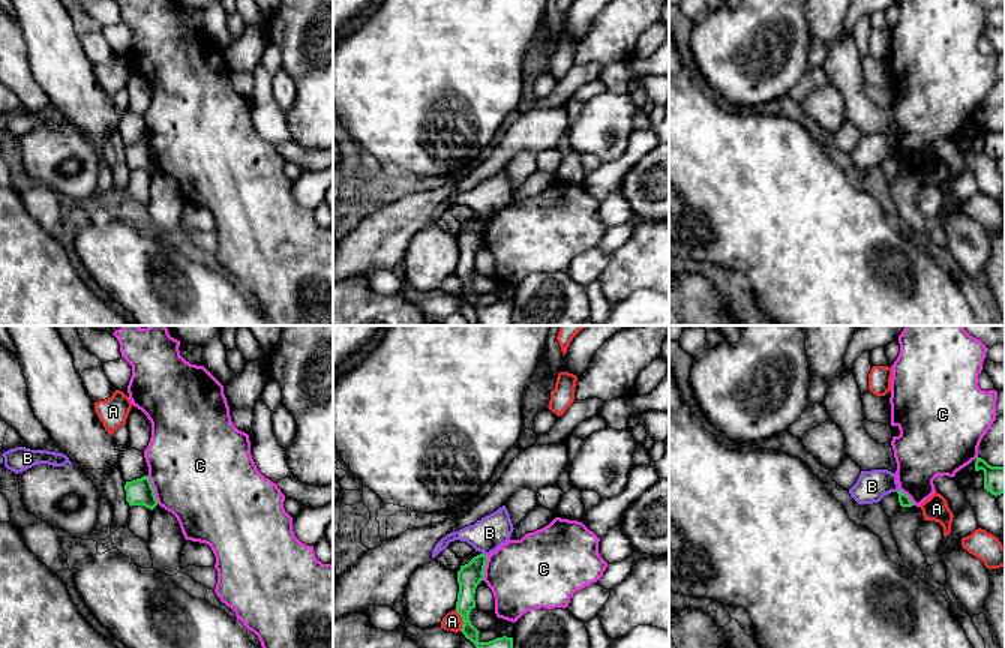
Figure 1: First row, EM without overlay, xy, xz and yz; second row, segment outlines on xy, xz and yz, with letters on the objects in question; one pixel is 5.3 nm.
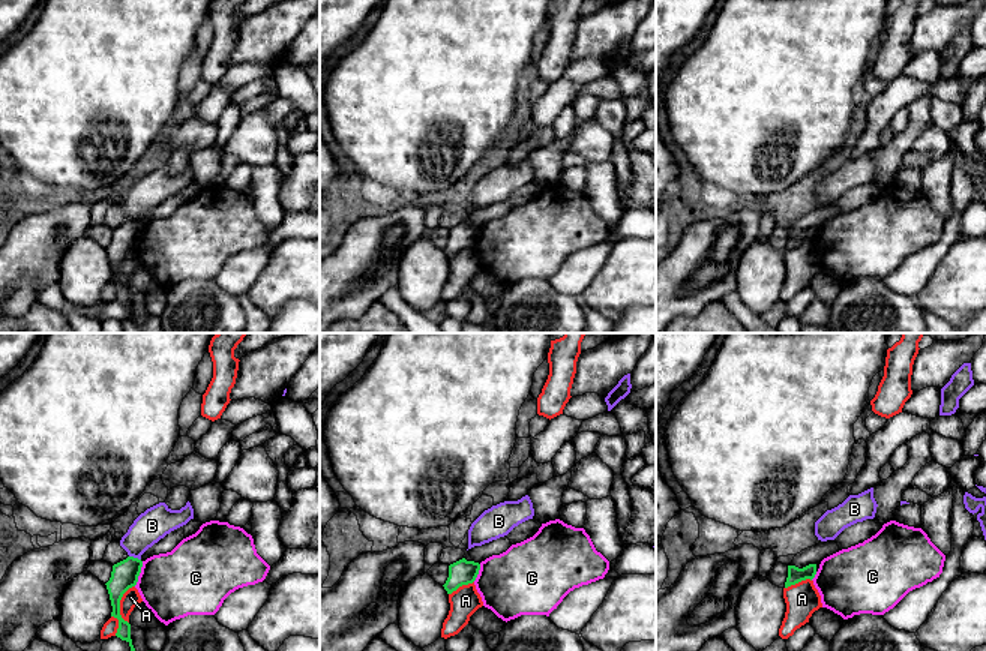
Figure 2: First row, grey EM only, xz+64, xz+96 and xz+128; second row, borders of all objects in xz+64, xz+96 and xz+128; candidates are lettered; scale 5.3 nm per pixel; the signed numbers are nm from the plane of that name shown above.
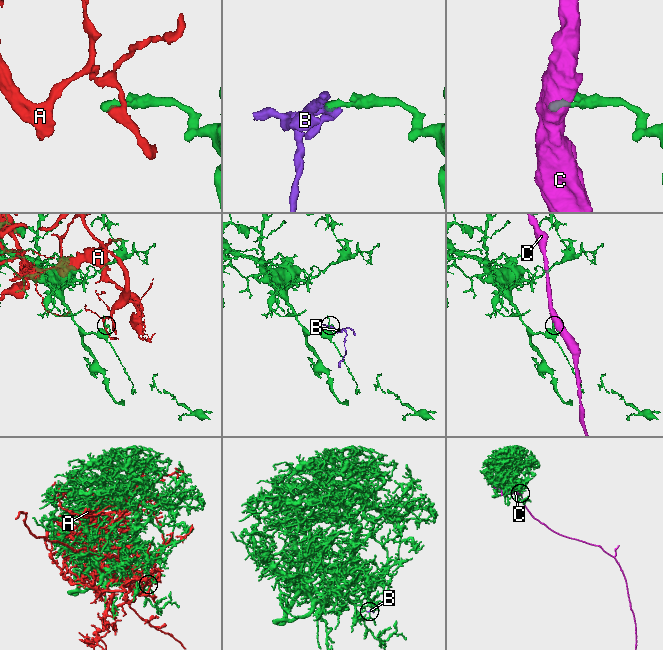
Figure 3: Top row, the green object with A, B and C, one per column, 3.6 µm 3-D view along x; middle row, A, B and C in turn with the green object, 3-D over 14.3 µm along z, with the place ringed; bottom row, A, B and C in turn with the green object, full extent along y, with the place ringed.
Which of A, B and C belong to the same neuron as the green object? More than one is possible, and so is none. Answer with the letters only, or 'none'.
none

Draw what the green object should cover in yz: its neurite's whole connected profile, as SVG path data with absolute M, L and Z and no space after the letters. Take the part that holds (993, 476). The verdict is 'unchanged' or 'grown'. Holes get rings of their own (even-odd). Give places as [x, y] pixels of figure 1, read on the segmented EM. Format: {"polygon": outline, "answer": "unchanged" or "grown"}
{"polygon": "M976 458L975 471L984 471L984 489L998 496L1005 492L1005 466L992 466L984 459Z", "answer": "unchanged"}

